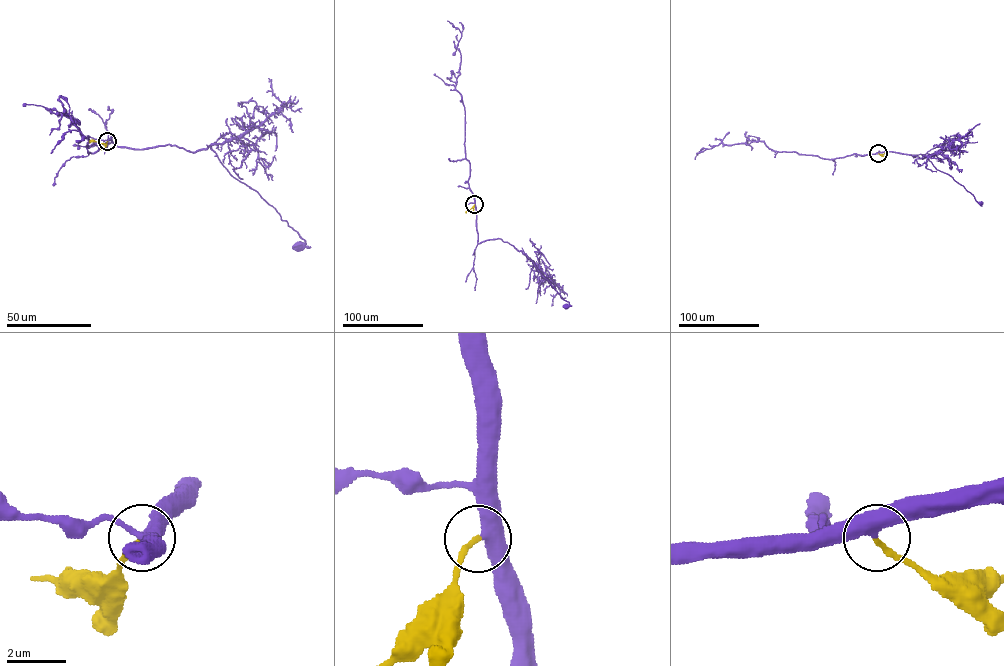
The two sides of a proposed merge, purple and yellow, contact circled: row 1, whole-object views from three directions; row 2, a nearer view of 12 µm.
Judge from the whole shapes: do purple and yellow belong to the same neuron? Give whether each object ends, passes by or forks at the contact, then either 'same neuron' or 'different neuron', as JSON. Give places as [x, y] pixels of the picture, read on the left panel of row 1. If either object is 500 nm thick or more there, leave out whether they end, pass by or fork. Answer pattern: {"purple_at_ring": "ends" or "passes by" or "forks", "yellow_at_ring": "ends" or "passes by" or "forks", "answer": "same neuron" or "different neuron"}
{"purple_at_ring": "passes by", "yellow_at_ring": "ends", "answer": "same neuron"}

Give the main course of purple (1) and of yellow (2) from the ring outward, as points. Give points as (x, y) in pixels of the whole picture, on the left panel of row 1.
1: (107, 141), (193, 152), (210, 146), (305, 240), (298, 245)
2: (107, 141), (90, 141)

